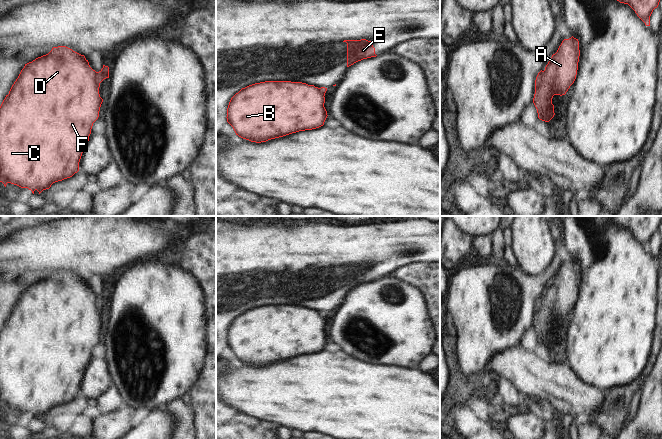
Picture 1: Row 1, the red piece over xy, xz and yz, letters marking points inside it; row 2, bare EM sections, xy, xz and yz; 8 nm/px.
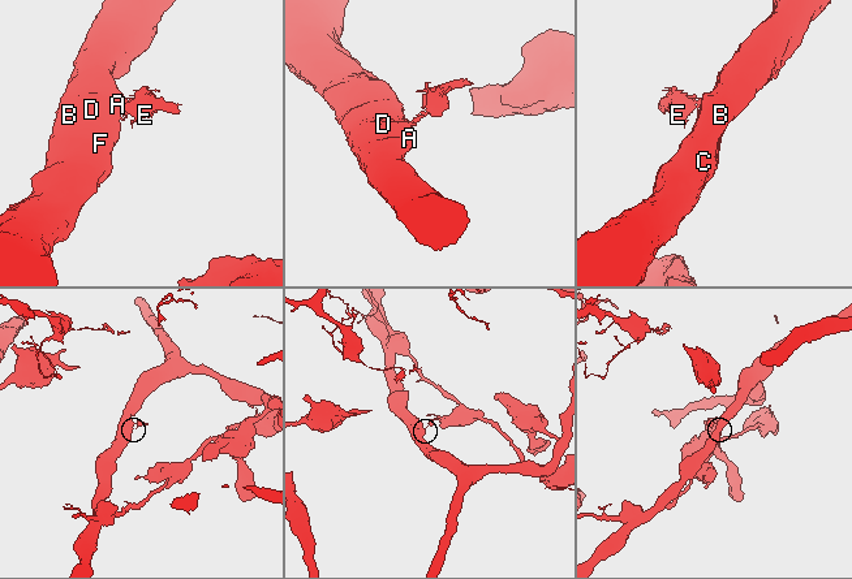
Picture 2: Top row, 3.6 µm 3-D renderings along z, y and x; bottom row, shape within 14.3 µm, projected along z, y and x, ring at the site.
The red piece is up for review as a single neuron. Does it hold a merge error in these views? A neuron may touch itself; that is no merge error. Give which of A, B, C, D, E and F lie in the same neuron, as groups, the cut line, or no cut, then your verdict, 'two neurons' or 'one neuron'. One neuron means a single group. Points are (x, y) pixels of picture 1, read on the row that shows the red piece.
A B C D F / E | xy (96, 72), (99, 84) | two neurons

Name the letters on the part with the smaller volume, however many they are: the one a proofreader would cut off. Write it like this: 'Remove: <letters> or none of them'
Remove: E

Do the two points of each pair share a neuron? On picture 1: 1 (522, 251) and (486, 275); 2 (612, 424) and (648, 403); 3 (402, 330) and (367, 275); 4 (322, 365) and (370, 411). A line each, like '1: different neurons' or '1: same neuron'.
1: different neurons
2: different neurons
3: different neurons
4: same neuron

